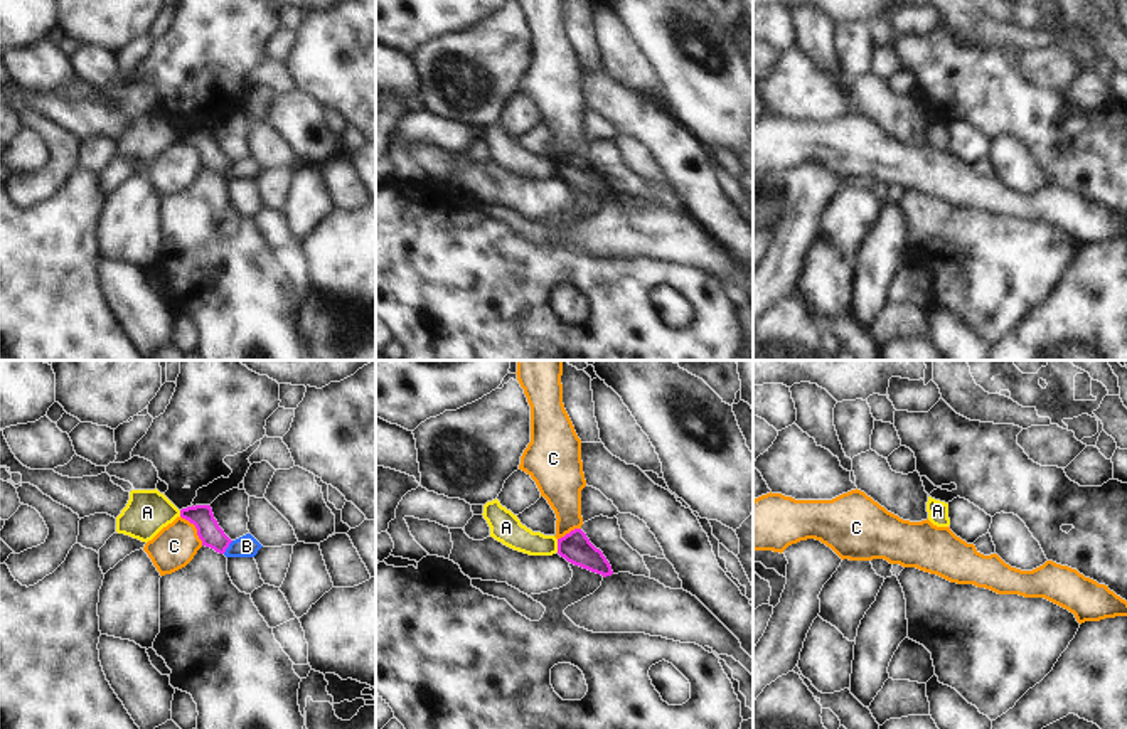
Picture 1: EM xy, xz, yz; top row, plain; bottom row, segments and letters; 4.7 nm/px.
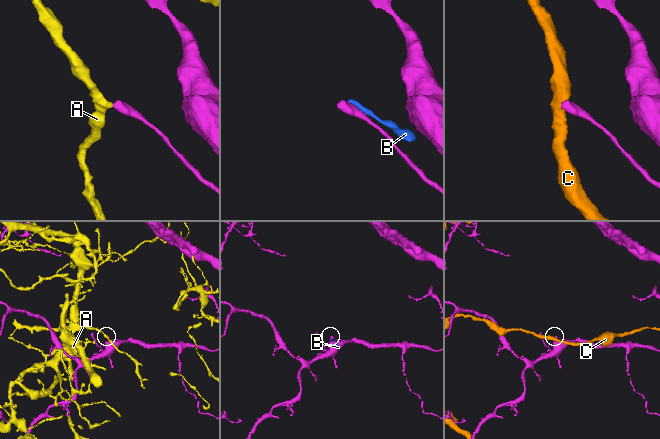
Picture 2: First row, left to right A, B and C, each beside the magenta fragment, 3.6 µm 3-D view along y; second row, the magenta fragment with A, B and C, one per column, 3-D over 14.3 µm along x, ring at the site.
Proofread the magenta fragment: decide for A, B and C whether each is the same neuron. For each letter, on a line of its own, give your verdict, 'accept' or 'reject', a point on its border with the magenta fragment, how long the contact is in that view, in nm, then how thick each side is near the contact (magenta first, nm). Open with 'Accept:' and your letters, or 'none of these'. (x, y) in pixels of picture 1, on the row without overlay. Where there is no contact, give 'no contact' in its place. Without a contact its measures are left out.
Accept: none of these
A: reject | xz (558, 169) | 60 nm | 150/140 nm
B: reject | xy (228, 169) | 80 nm | 110/110 nm
C: reject | xy (196, 150) | 180 nm | 110/200 nm

